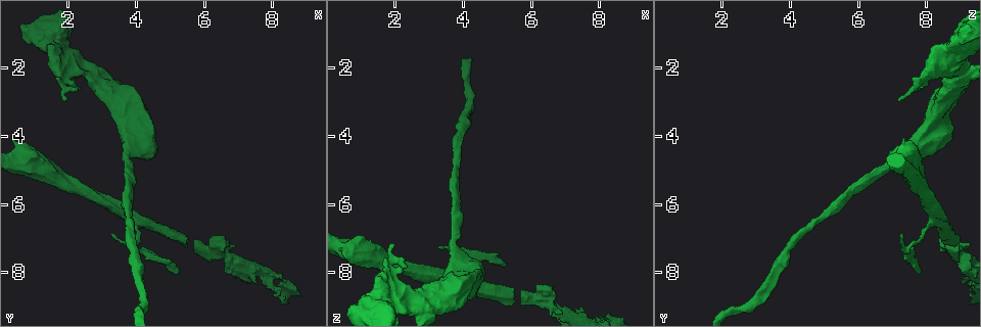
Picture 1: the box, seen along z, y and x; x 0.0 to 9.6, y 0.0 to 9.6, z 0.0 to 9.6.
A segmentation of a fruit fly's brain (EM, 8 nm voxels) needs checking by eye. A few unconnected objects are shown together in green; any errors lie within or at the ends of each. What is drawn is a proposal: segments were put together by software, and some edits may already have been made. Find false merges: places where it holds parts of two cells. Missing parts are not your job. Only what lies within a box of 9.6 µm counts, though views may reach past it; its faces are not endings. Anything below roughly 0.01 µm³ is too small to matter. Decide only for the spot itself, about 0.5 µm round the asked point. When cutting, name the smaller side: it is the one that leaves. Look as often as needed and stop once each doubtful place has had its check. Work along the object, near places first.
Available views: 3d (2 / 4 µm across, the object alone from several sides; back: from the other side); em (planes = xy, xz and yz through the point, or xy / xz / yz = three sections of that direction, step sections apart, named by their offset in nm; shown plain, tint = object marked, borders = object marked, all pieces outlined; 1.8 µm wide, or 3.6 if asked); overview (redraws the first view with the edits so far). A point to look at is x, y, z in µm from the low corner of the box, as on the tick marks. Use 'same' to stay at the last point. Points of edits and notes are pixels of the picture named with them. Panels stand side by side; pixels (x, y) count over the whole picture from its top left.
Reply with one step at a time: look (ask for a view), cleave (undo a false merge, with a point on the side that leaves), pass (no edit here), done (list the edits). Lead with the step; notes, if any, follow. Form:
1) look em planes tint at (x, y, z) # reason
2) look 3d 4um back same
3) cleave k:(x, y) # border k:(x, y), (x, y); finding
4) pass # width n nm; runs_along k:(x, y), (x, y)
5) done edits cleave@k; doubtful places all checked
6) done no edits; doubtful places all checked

look em planes tint at (3.95, 6.50, 8.20)

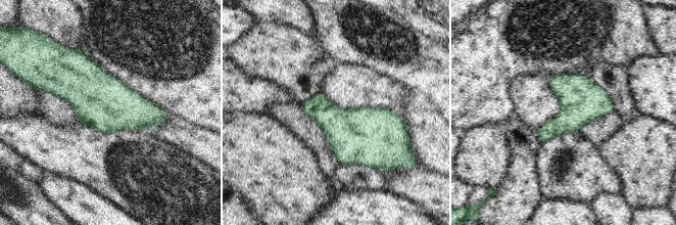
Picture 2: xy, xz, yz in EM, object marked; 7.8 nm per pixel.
pass # width 340 nm; one cell here

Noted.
look 3d 4um back at (4.00, 7.30, 7.40) # abrupt turn

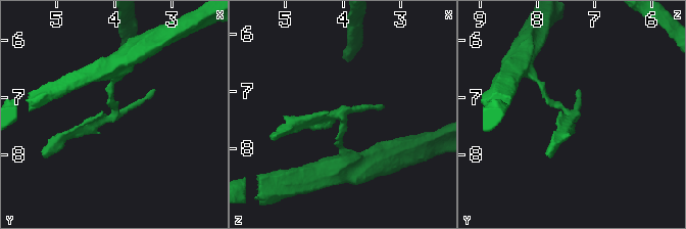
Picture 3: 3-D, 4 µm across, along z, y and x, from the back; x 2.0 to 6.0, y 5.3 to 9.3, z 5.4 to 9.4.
look em 3.6um planes tint at (4.00, 7.30, 7.45)

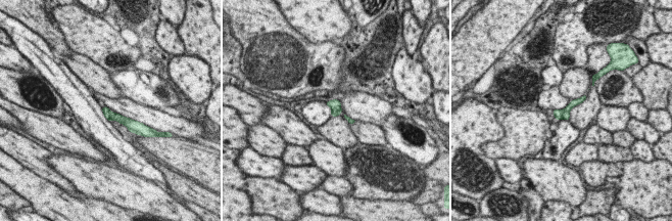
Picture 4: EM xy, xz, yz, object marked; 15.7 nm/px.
pass # runs_along 4:(105, 109), (132, 127); continuous, no second cell

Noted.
look 3d 4um at (1.95, 2.35, 8.05) # touches itself

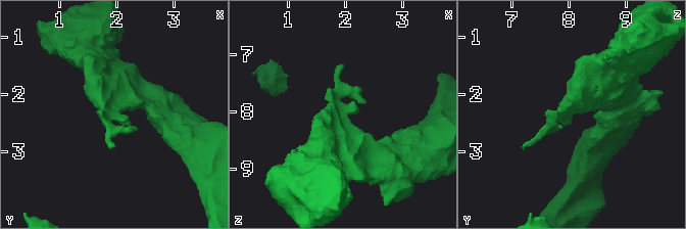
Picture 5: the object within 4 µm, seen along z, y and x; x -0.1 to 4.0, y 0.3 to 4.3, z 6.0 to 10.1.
look em planes tint at (1.95, 2.25, 8.05)

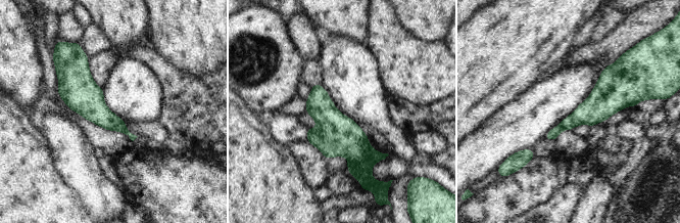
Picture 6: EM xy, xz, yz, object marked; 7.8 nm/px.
cleave 6:(120, 127) # border 6:(123, 121), (114, 129); two cells meet here

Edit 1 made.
done edits cleave@6; doubtful places all checked

